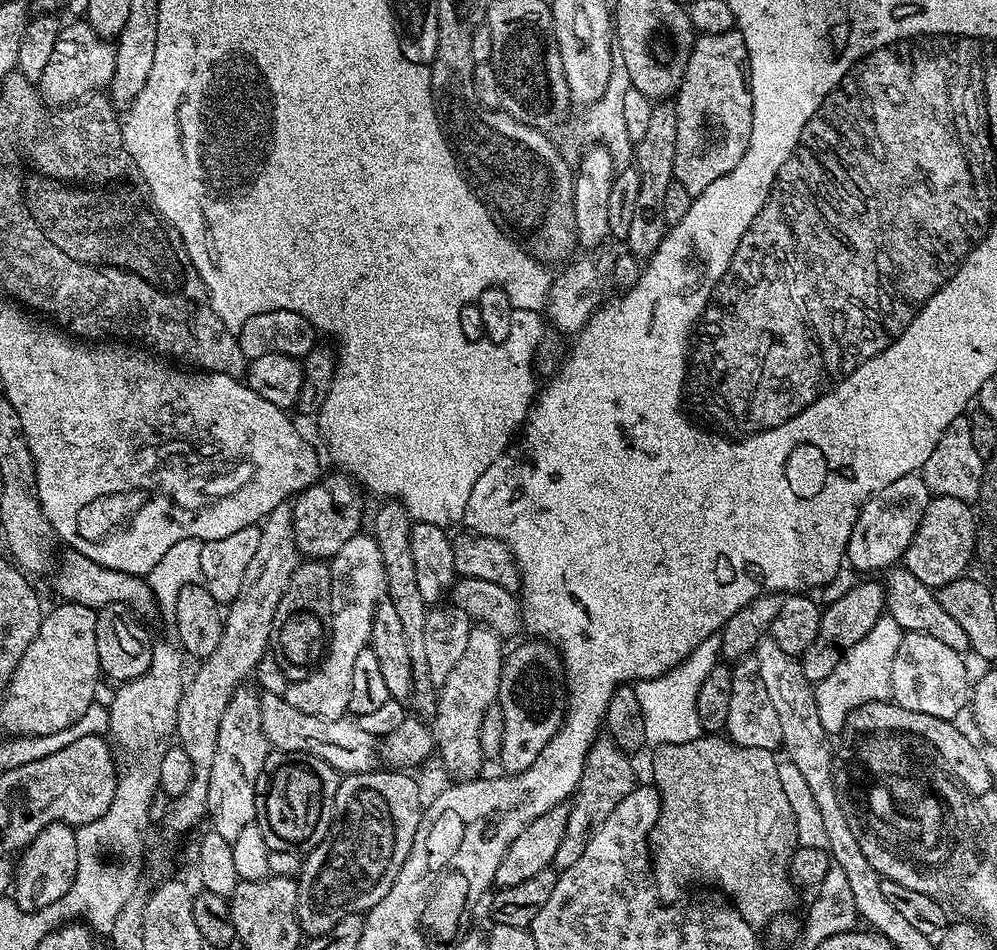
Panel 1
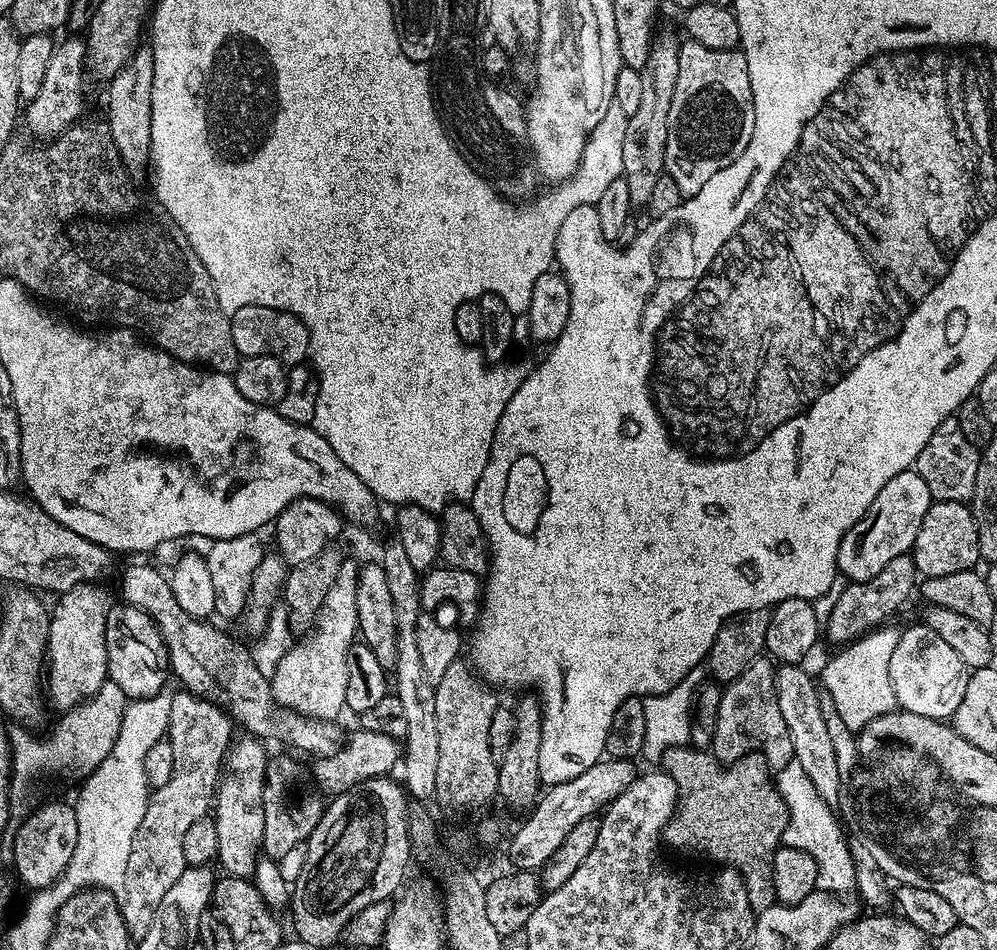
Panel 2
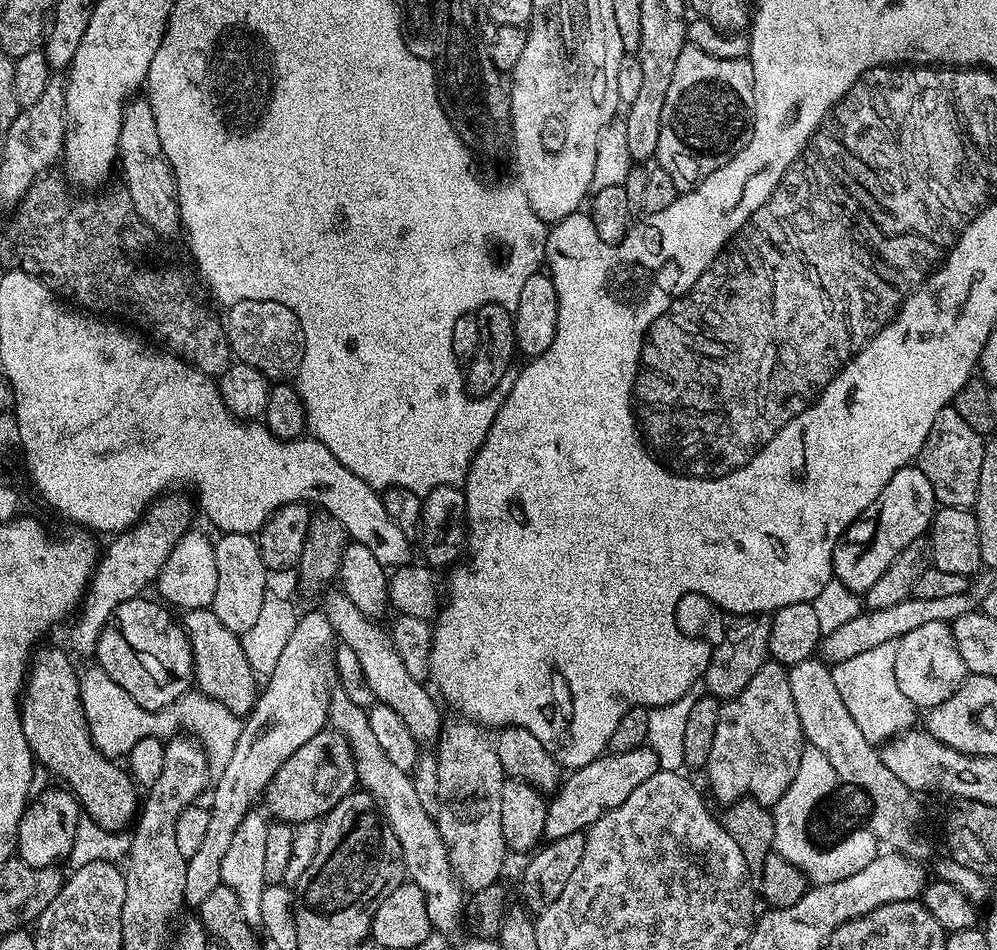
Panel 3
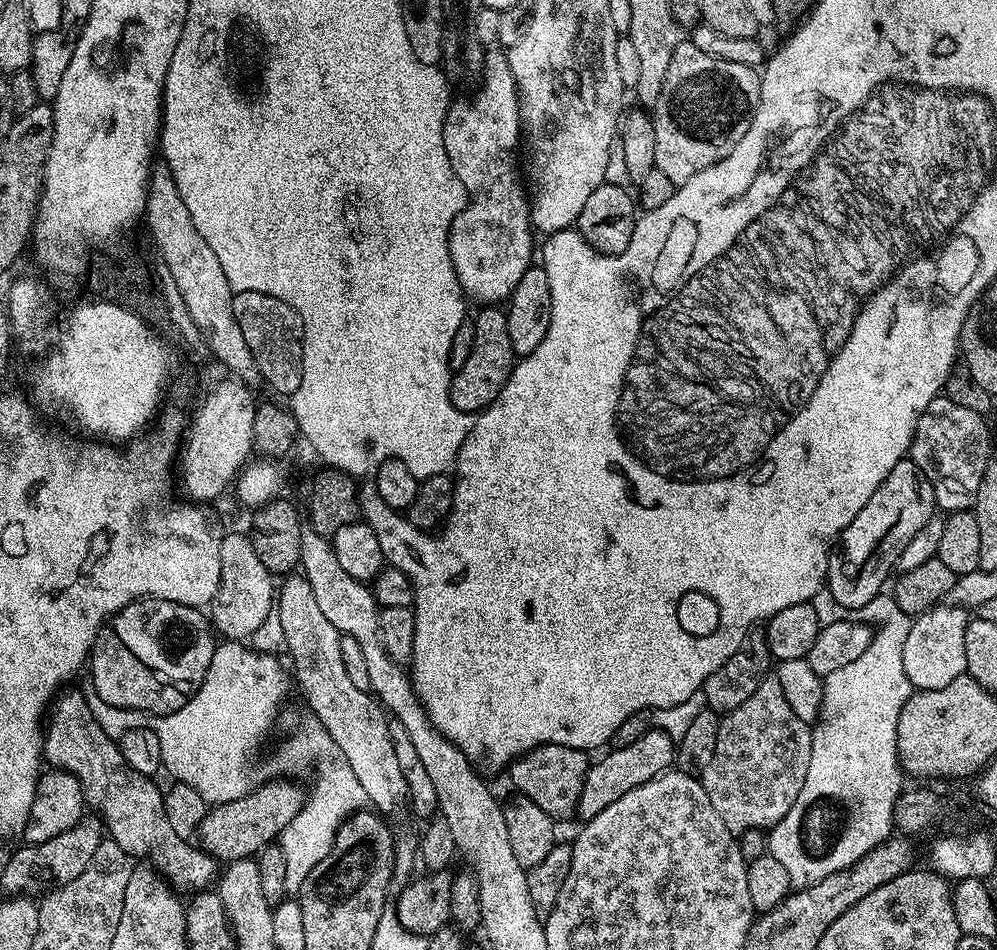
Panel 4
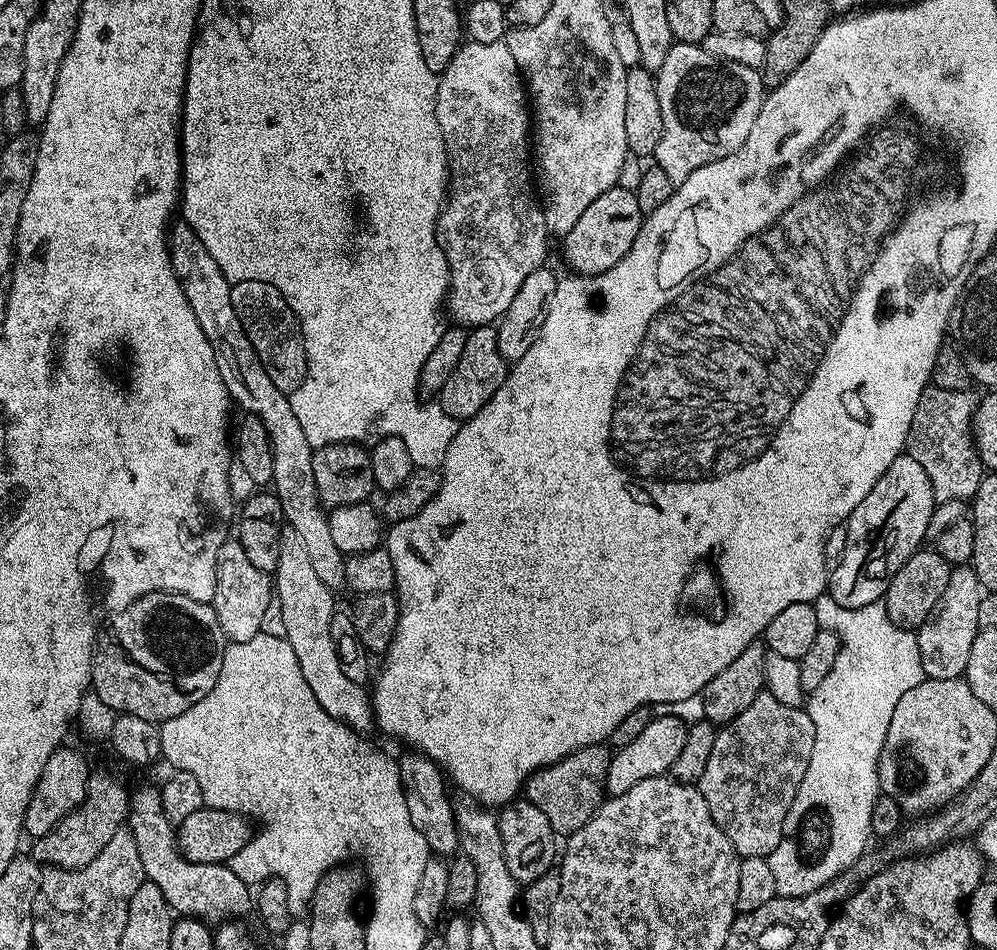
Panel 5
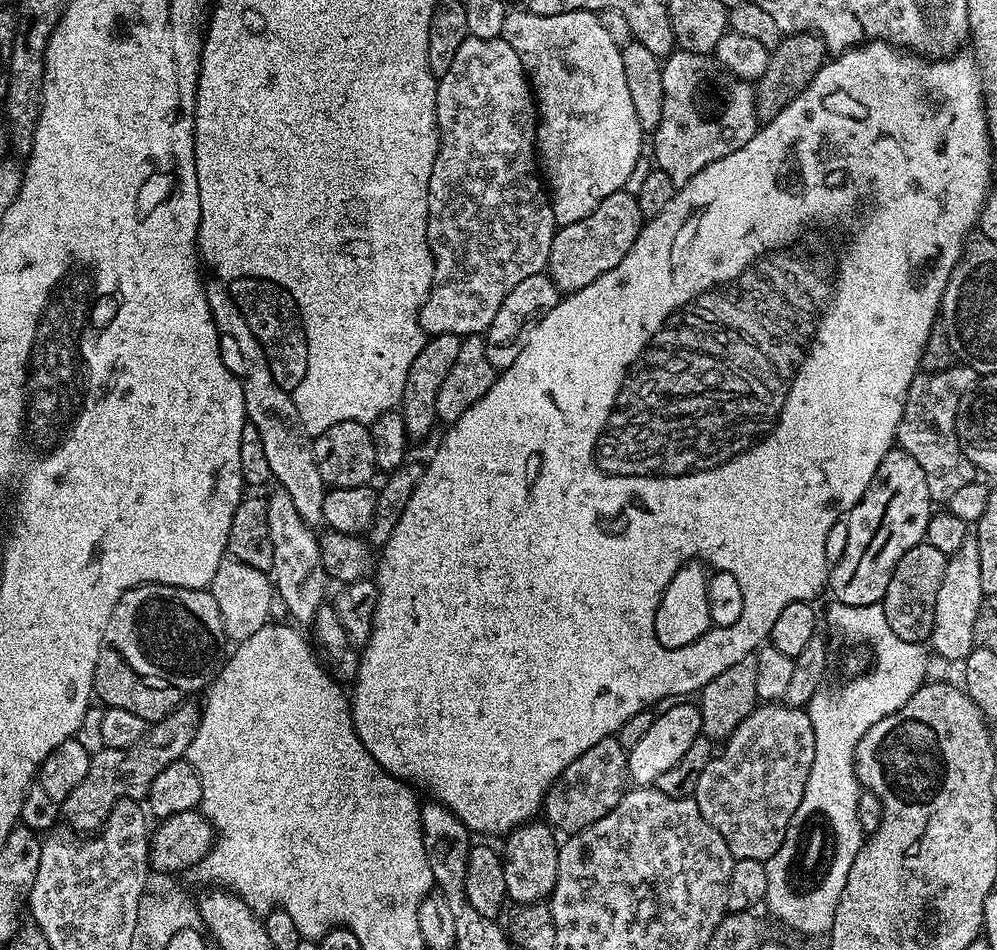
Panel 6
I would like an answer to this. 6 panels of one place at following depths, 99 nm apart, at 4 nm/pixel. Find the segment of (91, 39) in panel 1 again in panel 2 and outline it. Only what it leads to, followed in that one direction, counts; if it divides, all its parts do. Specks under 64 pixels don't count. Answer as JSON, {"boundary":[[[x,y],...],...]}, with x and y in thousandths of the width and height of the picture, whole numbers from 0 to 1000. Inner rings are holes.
{"boundary":[[[69,37],[69,42],[60,42],[56,47],[54,57],[50,60],[50,66],[44,79],[42,91],[33,105],[27,106],[22,118],[22,126],[28,129],[28,135],[36,143],[41,143],[41,148],[47,149],[60,142],[61,139],[71,135],[81,125],[80,117],[84,114],[84,76],[88,65],[88,47],[79,37]]]}

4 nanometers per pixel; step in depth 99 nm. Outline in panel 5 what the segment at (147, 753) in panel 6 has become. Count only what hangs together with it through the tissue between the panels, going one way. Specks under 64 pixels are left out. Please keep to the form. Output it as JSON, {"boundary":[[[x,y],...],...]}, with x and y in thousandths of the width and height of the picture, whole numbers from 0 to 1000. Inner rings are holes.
{"boundary":[[[93,812],[88,819],[88,831],[84,842],[62,865],[50,874],[50,878],[37,881],[30,900],[39,909],[55,914],[80,915],[89,911],[102,897],[102,892],[114,880],[119,872],[125,871],[129,857],[129,835],[112,817]]]}

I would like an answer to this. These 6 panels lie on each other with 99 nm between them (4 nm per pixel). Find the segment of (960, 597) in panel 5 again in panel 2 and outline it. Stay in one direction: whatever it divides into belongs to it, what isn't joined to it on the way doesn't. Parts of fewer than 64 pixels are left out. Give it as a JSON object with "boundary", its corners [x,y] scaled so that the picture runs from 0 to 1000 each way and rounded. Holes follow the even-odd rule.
{"boundary":[[[919,655],[916,661],[908,660],[897,688],[893,688],[893,722],[897,722],[900,742],[913,752],[950,759],[965,743],[965,735],[969,735],[972,711],[973,704],[961,687],[925,655]]]}

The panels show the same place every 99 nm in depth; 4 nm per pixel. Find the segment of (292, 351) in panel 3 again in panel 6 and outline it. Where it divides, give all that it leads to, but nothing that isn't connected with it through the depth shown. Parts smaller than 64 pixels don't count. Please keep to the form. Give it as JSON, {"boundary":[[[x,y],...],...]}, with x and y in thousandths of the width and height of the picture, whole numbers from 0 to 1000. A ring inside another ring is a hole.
{"boundary":[[[239,293],[232,296],[231,306],[239,326],[243,326],[243,335],[247,335],[247,343],[255,347],[255,356],[263,364],[269,378],[271,394],[275,394],[275,402],[287,409],[294,409],[307,398],[307,377],[309,361],[305,351],[305,341],[301,338],[301,329],[293,312],[285,303],[280,303],[273,295],[259,293]]]}

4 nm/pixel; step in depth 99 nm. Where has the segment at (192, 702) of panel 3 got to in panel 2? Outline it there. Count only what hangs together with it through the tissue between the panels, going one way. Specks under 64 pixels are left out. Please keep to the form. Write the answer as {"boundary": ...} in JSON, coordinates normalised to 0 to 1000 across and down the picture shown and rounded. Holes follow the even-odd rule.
{"boundary":[[[109,715],[104,717],[104,721],[92,734],[96,737],[96,749],[92,749],[92,741],[85,737],[77,745],[63,751],[45,779],[30,766],[12,764],[7,767],[8,789],[12,794],[8,858],[13,864],[25,863],[29,857],[28,833],[32,829],[32,821],[40,821],[43,817],[65,817],[68,821],[75,817],[83,819],[91,815],[102,802],[102,798],[110,794],[114,777],[118,777],[126,734],[120,723]]]}

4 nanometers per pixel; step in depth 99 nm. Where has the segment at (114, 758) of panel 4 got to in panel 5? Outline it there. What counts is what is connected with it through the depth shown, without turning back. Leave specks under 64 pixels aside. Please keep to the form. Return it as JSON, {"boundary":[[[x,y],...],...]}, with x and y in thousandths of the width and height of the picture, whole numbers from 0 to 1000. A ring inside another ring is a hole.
{"boundary":[[[142,827],[132,834],[129,841],[127,861],[129,875],[138,891],[138,903],[142,903],[142,916],[147,929],[158,933],[162,937],[165,949],[174,961],[182,965],[196,964],[210,975],[220,975],[226,971],[245,966],[255,956],[255,939],[239,920],[228,909],[200,909],[190,907],[181,897],[177,886],[178,873],[166,861],[162,853],[159,831]]]}

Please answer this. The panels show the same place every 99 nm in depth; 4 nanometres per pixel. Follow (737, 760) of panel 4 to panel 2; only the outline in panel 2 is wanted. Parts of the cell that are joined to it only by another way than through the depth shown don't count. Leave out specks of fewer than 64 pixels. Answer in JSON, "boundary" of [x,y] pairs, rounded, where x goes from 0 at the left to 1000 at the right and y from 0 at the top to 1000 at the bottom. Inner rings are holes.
{"boundary":[[[764,688],[726,724],[724,743],[720,743],[720,764],[712,788],[723,804],[734,804],[745,796],[761,794],[766,797],[771,809],[781,815],[788,805],[795,803],[792,768],[788,768],[788,759],[780,743],[778,704],[779,700]]]}

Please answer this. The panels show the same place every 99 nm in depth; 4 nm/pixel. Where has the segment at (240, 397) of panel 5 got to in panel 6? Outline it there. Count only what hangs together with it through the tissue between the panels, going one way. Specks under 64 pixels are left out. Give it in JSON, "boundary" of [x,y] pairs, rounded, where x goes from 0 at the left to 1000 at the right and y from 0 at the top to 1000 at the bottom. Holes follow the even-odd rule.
{"boundary":[[[210,298],[207,303],[211,331],[219,347],[223,381],[227,389],[231,389],[231,394],[235,394],[235,398],[239,398],[243,406],[248,445],[253,446],[263,461],[263,471],[267,473],[267,483],[271,486],[273,505],[281,508],[278,511],[291,520],[299,541],[303,541],[305,548],[314,558],[320,557],[325,552],[323,528],[327,512],[315,486],[314,460],[310,459],[309,454],[303,448],[303,440],[299,440],[299,432],[293,422],[292,412],[275,402],[275,394],[271,394],[267,373],[259,356],[255,356],[255,347],[247,343],[247,335],[243,335],[243,326],[239,326],[232,306],[224,298],[216,298]]]}

